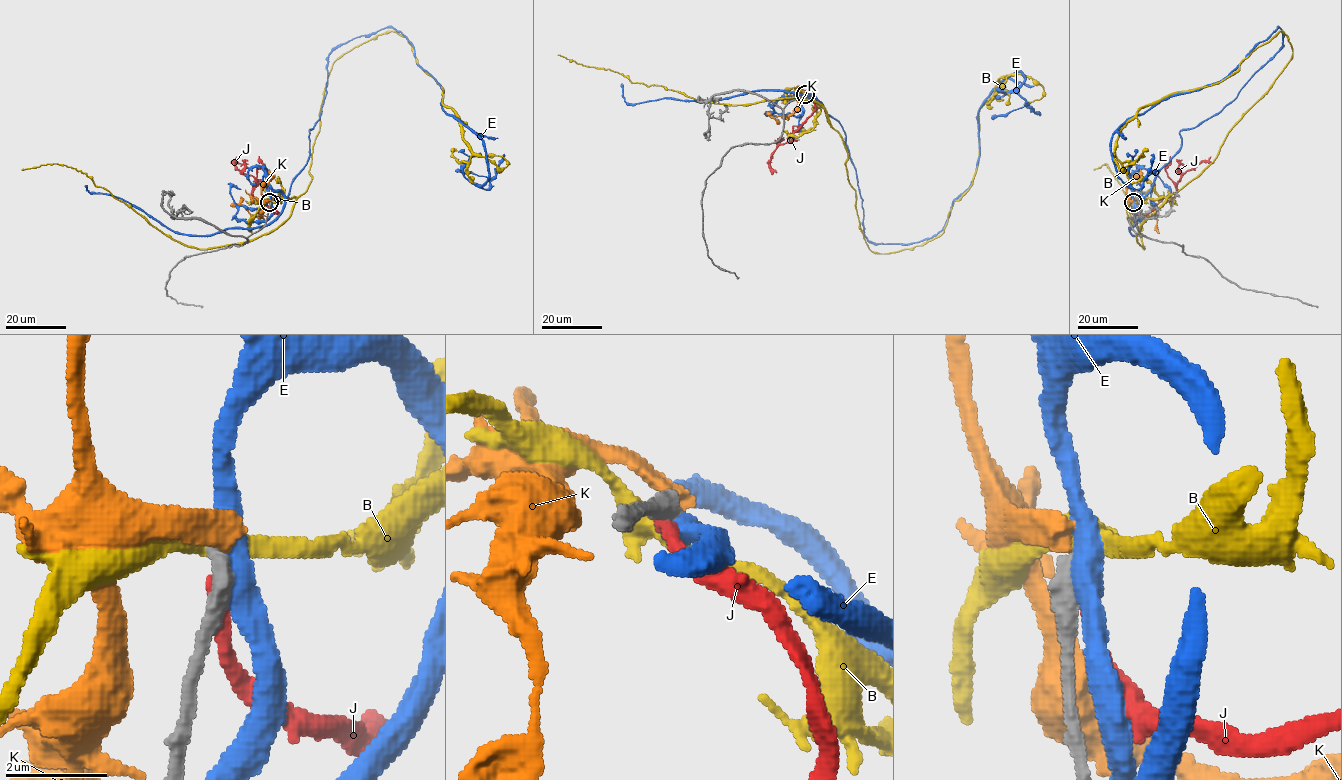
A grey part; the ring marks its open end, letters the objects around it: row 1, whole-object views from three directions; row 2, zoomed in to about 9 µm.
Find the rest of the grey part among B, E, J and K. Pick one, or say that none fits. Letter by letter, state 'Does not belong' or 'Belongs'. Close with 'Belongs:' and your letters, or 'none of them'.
B: Does not belong
E: Does not belong
J: Does not belong
K: Does not belong
Belongs: none of them

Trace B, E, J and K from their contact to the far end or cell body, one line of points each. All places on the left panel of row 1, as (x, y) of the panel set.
B: (269, 202), (300, 196), (311, 182), (332, 64), (390, 31), (442, 87), (468, 147), (488, 157)
E: (270, 204), (306, 163), (327, 56), (384, 28), (481, 140), (488, 189), (455, 170)
J: (270, 205), (279, 213), (252, 195), (257, 181), (252, 176), (244, 174), (234, 161), (241, 163)
K: (270, 202), (264, 203), (261, 216), (251, 215), (242, 204), (230, 205)

